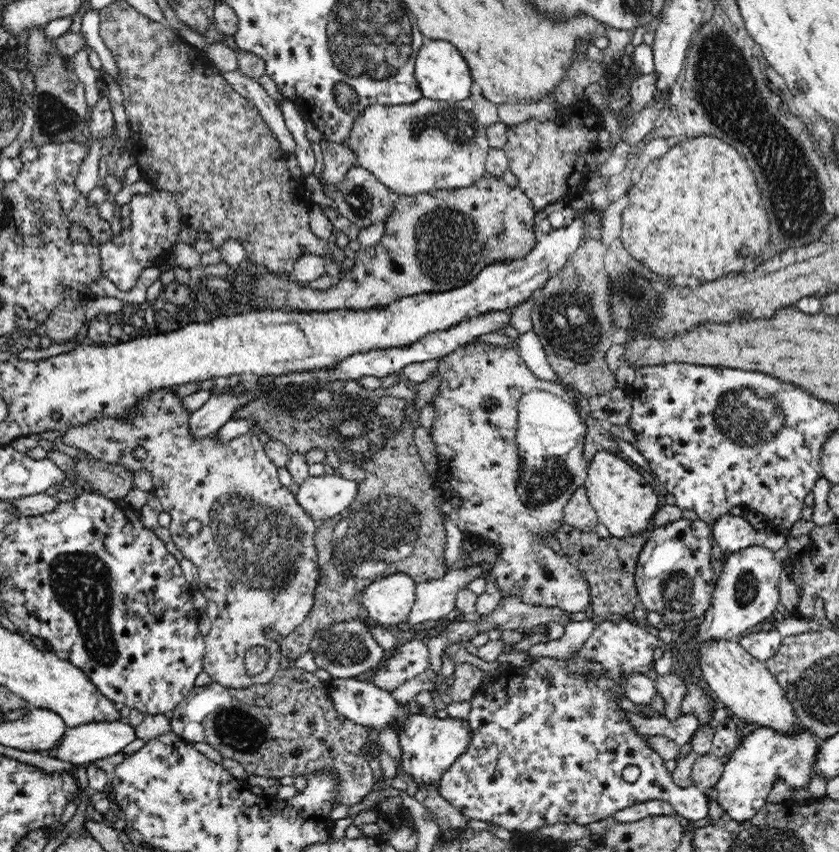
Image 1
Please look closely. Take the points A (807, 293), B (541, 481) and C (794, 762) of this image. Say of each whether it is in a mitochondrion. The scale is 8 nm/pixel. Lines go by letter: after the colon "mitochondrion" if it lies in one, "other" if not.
A: other
B: mitochondrion
C: mitochondrion

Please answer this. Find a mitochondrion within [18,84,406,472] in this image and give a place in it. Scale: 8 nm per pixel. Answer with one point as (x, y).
(57, 119)

